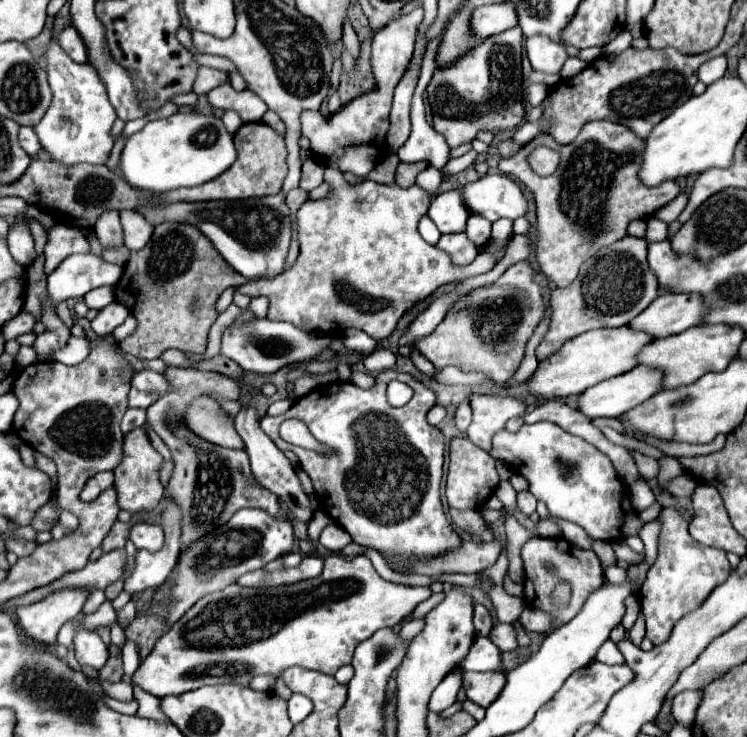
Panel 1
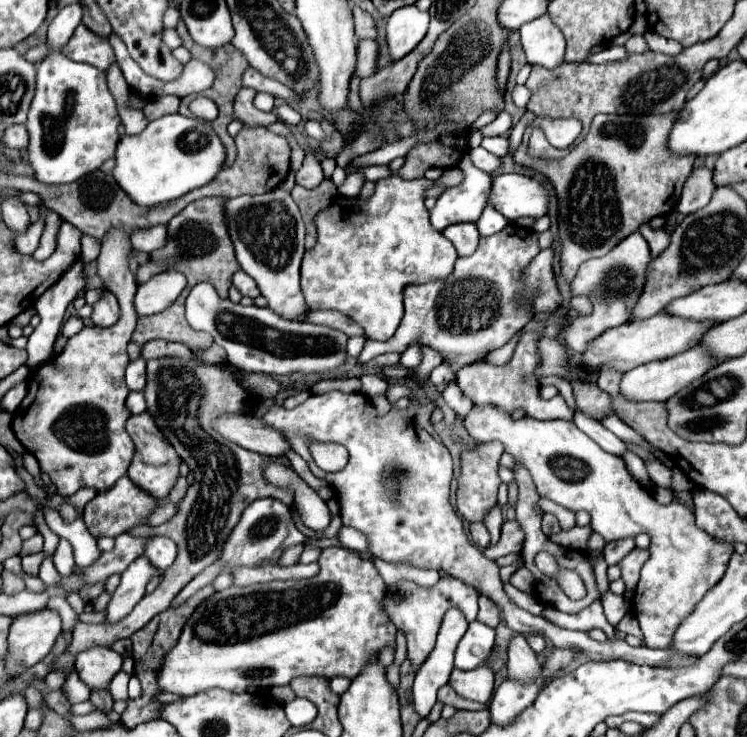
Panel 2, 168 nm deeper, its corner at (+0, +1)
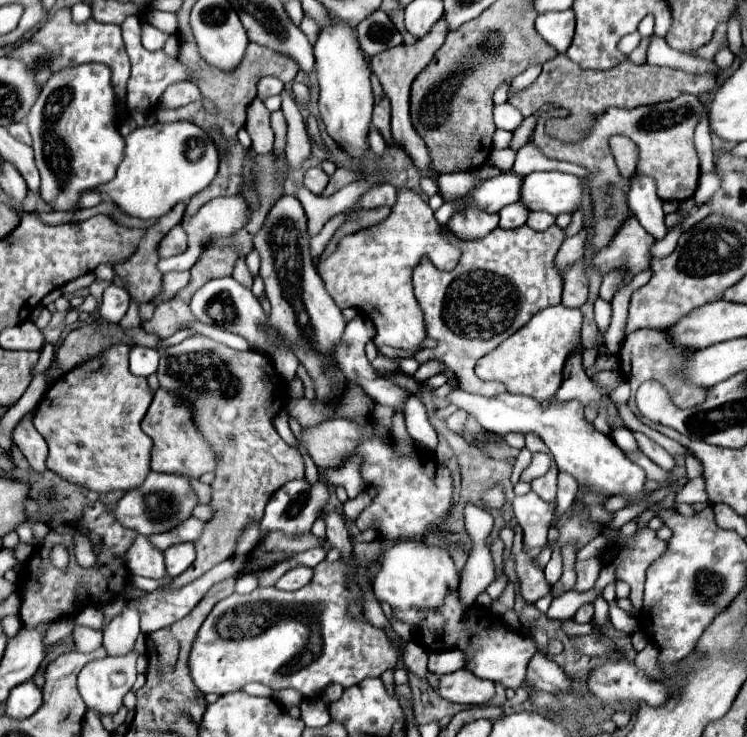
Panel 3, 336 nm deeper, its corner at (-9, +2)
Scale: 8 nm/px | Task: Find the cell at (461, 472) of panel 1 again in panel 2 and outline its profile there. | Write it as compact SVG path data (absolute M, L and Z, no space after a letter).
M488 442L478 444L474 448L462 448L460 452L460 478L458 478L458 490L456 490L456 510L462 518L468 522L482 522L484 514L496 506L498 488L502 484L498 476L498 460L502 456L504 448L500 442Z

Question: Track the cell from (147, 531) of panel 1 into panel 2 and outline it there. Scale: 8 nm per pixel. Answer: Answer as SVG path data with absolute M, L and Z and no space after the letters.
M152 536L146 542L146 554L144 554L156 568L166 570L174 558L176 558L176 544L166 536Z

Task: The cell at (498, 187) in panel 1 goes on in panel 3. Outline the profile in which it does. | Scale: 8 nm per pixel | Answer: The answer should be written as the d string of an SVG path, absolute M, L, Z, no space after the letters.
M561 171L531 173L523 181L521 203L531 211L547 211L551 215L577 211L583 199L583 181L577 175Z

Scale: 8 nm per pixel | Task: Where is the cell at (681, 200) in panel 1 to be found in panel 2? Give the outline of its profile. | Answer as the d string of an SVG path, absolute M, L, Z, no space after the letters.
M696 168L690 178L684 184L682 190L682 198L678 200L676 212L678 214L692 214L700 208L704 208L710 202L710 196L714 192L714 184L712 184L712 170L708 168Z

